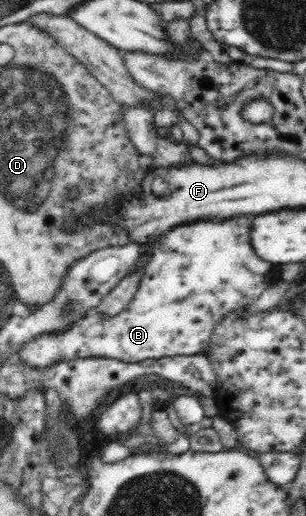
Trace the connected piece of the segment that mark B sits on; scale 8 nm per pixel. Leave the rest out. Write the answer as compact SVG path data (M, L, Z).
M248 216L228 218L228 220L200 220L194 224L176 226L159 240L162 248L154 248L150 256L143 260L143 275L138 290L130 304L116 316L106 318L103 314L90 315L77 320L70 328L57 333L42 333L36 340L26 344L18 353L19 359L34 368L46 368L54 362L101 356L122 360L130 364L141 363L148 358L171 356L192 356L201 354L211 345L214 325L230 311L242 309L251 304L268 287L278 283L281 265L262 260L250 244L250 224Z

